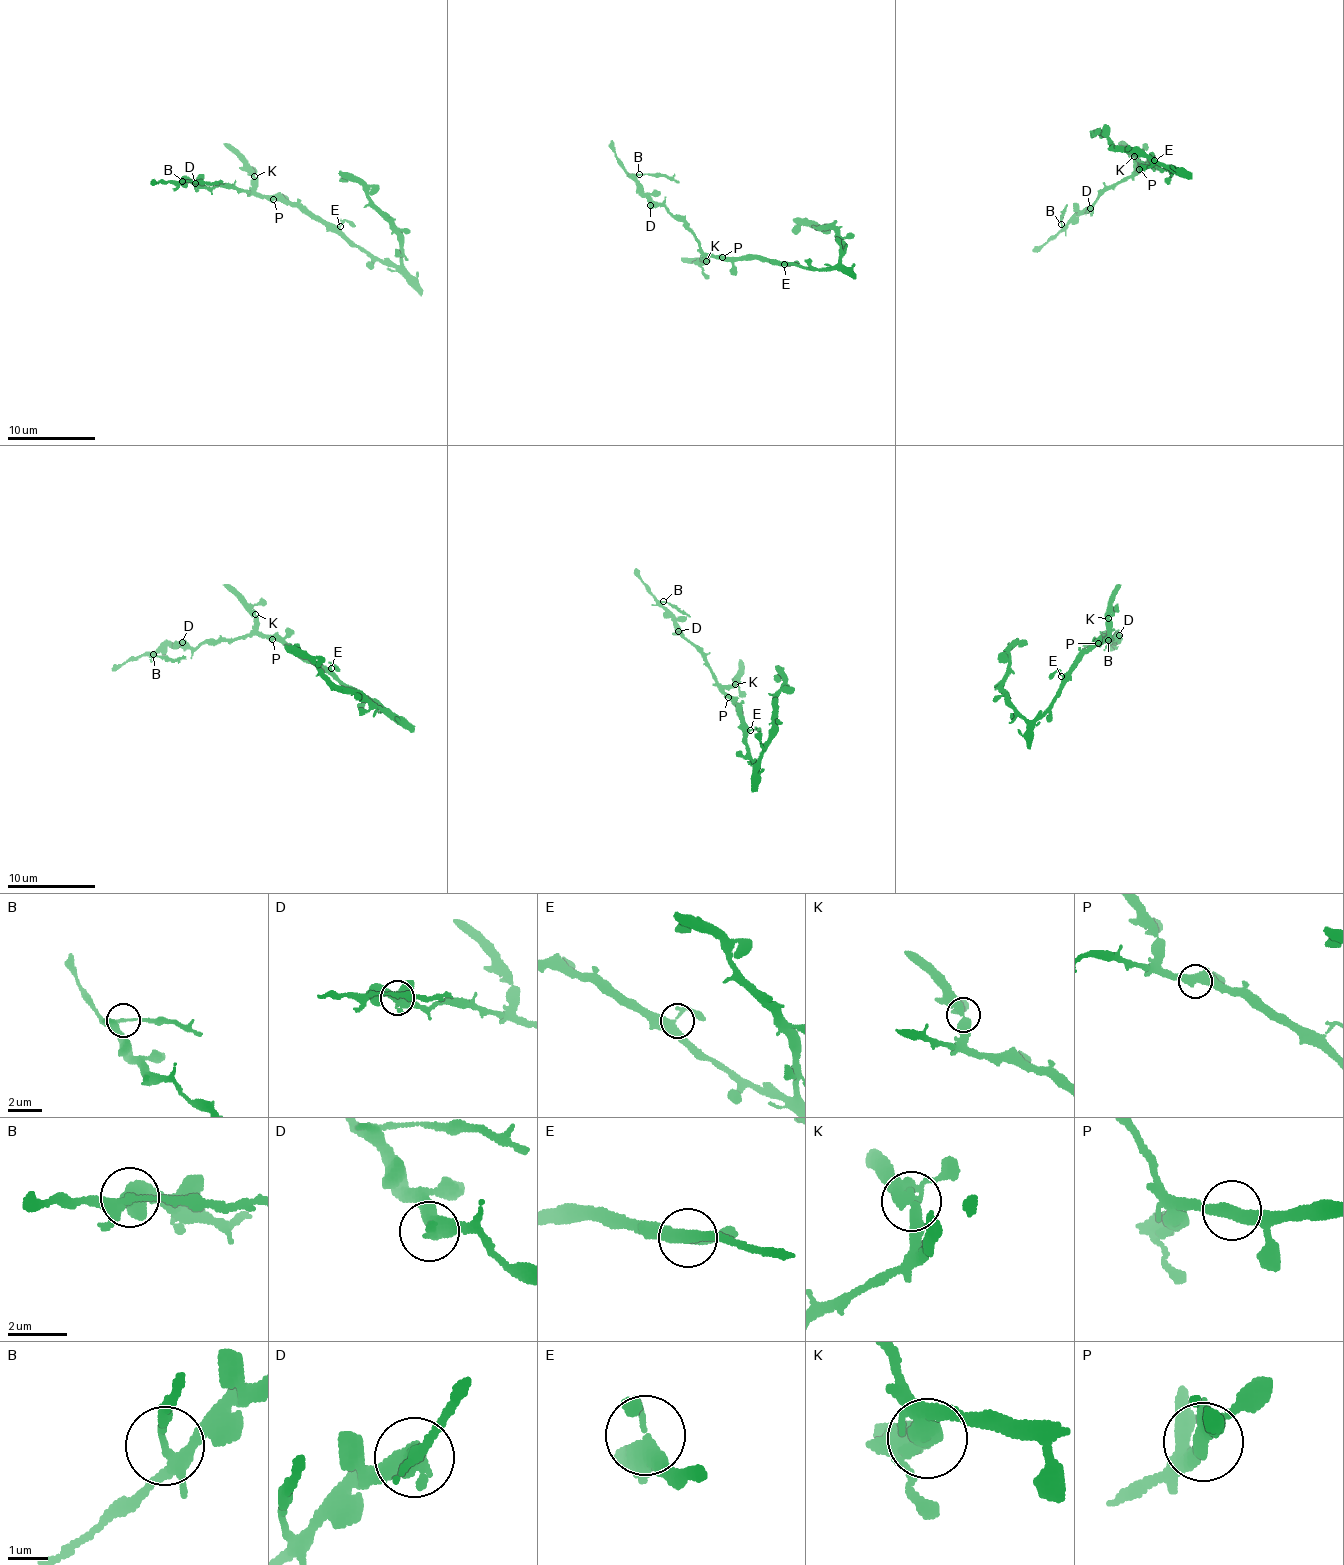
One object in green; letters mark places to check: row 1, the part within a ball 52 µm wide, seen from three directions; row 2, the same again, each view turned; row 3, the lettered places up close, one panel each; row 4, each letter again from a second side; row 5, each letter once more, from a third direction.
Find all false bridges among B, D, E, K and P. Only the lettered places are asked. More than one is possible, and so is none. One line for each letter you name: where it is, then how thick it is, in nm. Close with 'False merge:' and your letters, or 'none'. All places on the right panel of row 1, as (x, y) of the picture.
B: (1061, 224) | 240 nm
K: (1134, 156) | 440 nm
False merge: B, K

